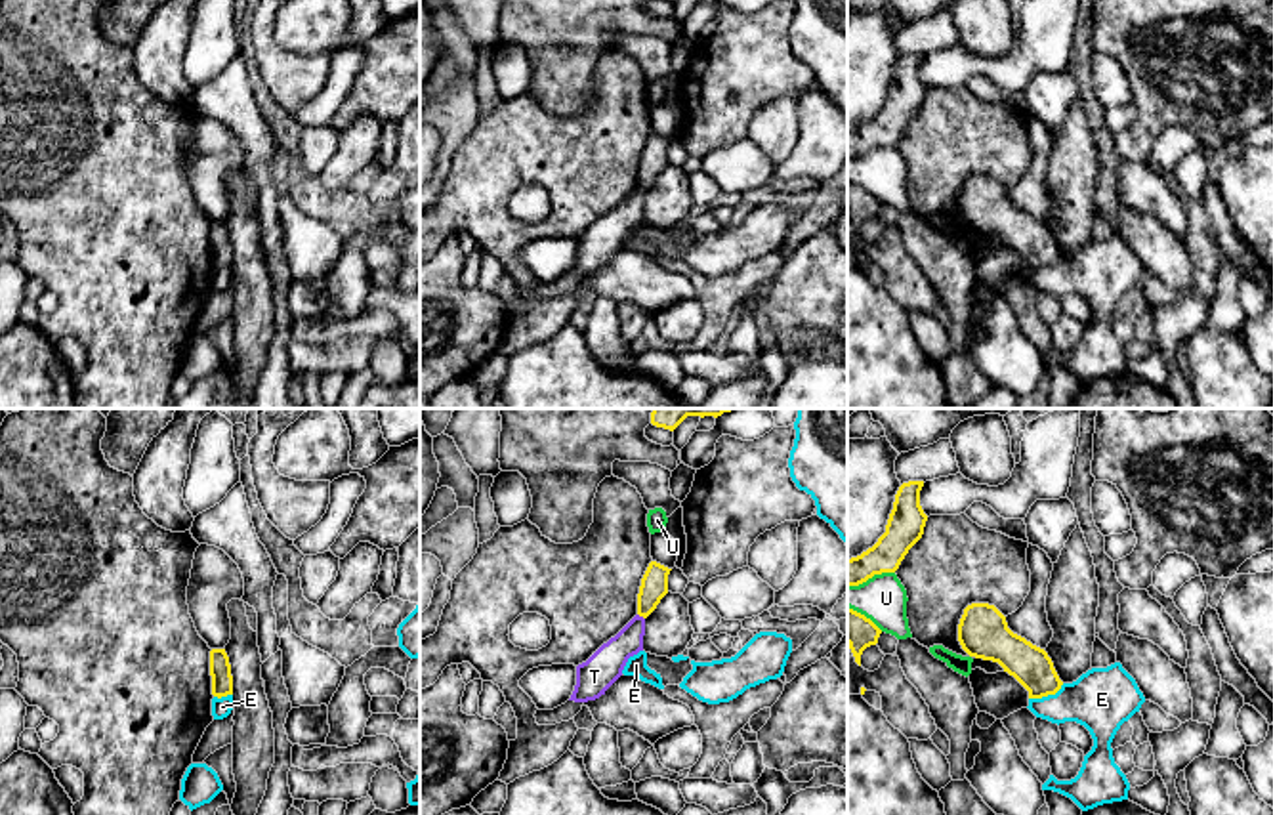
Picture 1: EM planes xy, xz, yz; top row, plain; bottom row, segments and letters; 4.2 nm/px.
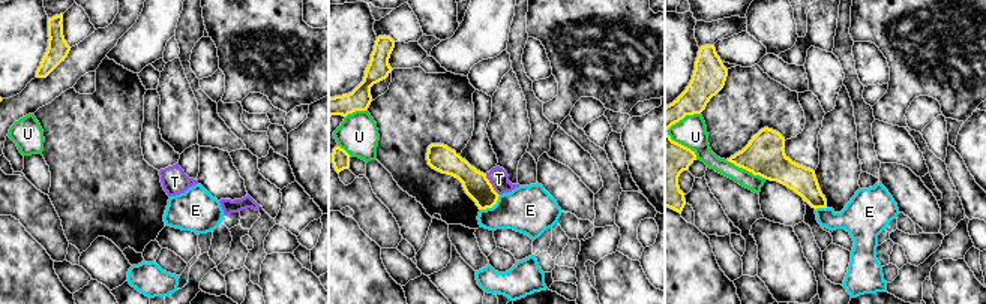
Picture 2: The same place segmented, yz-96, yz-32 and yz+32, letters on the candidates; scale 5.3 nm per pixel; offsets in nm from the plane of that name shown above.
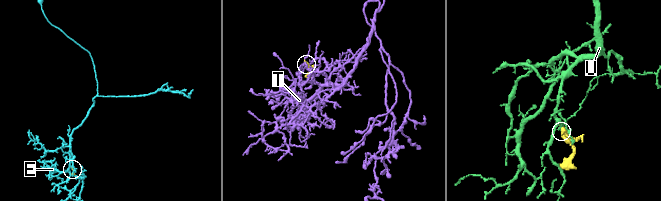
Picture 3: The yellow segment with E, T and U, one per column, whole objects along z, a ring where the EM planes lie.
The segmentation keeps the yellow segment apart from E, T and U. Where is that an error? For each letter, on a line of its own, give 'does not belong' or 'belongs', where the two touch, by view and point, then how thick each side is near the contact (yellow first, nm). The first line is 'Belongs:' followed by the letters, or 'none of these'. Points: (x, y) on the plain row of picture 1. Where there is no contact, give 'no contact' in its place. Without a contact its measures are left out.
Belongs: none of these
E: does not belong; contact yz (1046, 268); calibres 170 and 260 nm
T: does not belong; contact xz (642, 188); calibres 110 and 140 nm
U: does not belong; contact yz (871, 149); calibres 150 and 200 nm

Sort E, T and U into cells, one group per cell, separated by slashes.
E / T / U

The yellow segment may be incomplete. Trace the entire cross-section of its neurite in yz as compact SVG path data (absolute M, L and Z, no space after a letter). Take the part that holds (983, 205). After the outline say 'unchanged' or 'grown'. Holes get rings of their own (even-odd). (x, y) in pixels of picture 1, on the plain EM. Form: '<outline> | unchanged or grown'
M968 178L958 214L970 229L998 235L1029 263L1029 271L1055 267L1063 258L1048 225L1013 206L994 178Z | unchanged

